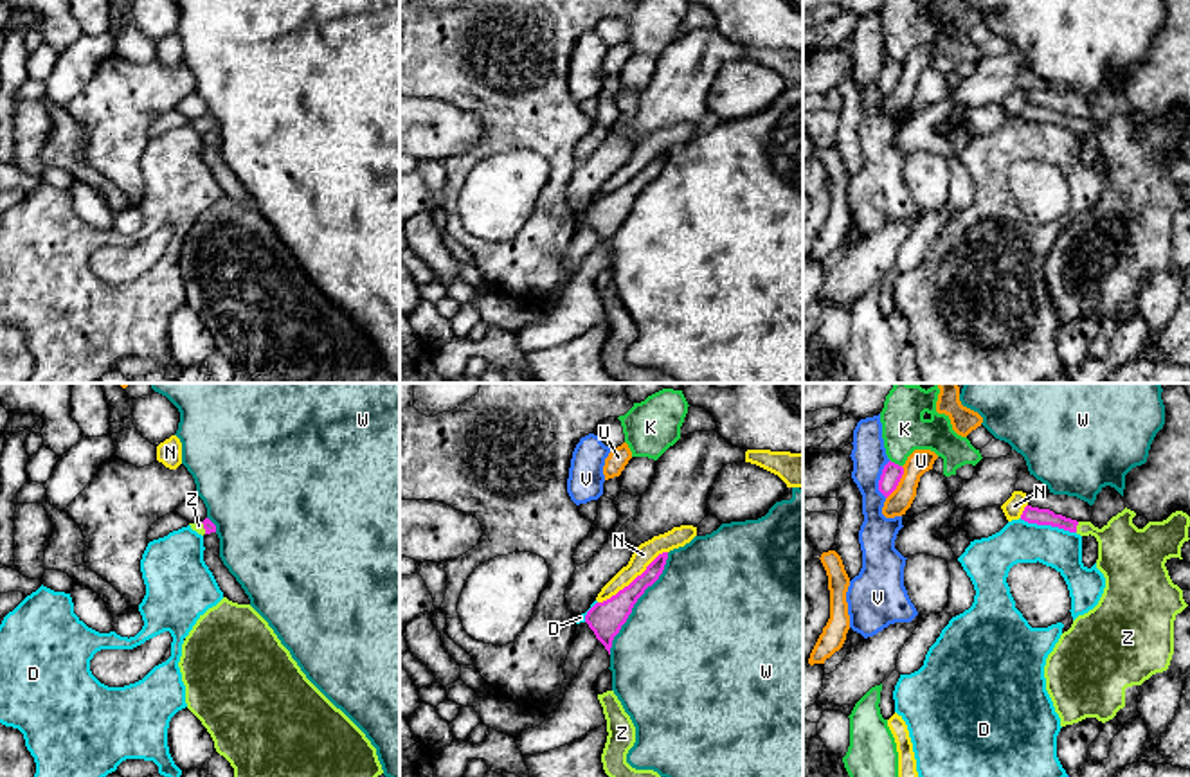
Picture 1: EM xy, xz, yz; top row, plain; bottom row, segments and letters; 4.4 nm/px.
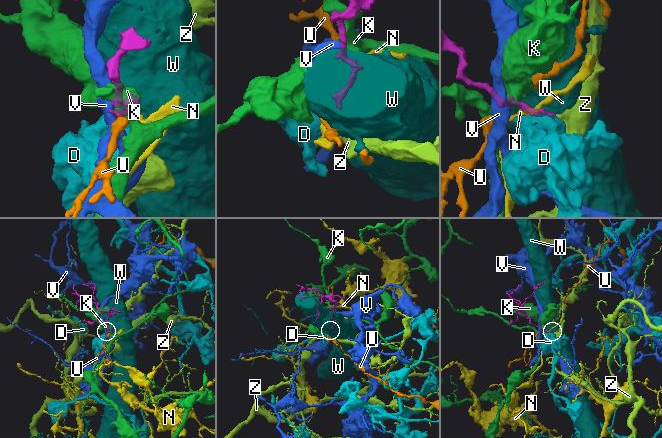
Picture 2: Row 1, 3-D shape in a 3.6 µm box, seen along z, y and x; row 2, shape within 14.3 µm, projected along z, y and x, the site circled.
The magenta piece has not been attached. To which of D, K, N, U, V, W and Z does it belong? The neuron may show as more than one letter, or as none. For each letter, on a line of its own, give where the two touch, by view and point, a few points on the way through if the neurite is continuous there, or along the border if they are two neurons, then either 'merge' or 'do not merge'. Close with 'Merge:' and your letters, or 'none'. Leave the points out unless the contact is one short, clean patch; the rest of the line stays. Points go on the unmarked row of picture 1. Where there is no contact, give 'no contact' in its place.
D: meets magenta in yz at (1048, 121); do not merge
K: meets magenta in yz at (893, 60); do not merge
N: meets magenta in xz at (634, 177); border along xz (667, 148), (627, 182), (598, 200); do not merge
U: meets magenta in yz at (899, 78); border along yz (902, 63), (902, 74), (886, 96); do not merge
V: meets magenta in yz at (881, 76); border along yz (890, 58), (879, 78), (879, 89), (884, 94); do not merge
W: meets magenta in xz at (636, 198); do not merge
Z: meets magenta in yz at (1075, 125); runs through yz (1032, 112), (1048, 114), (1075, 125), (1109, 133), (1124, 148); merge
Merge: Z

